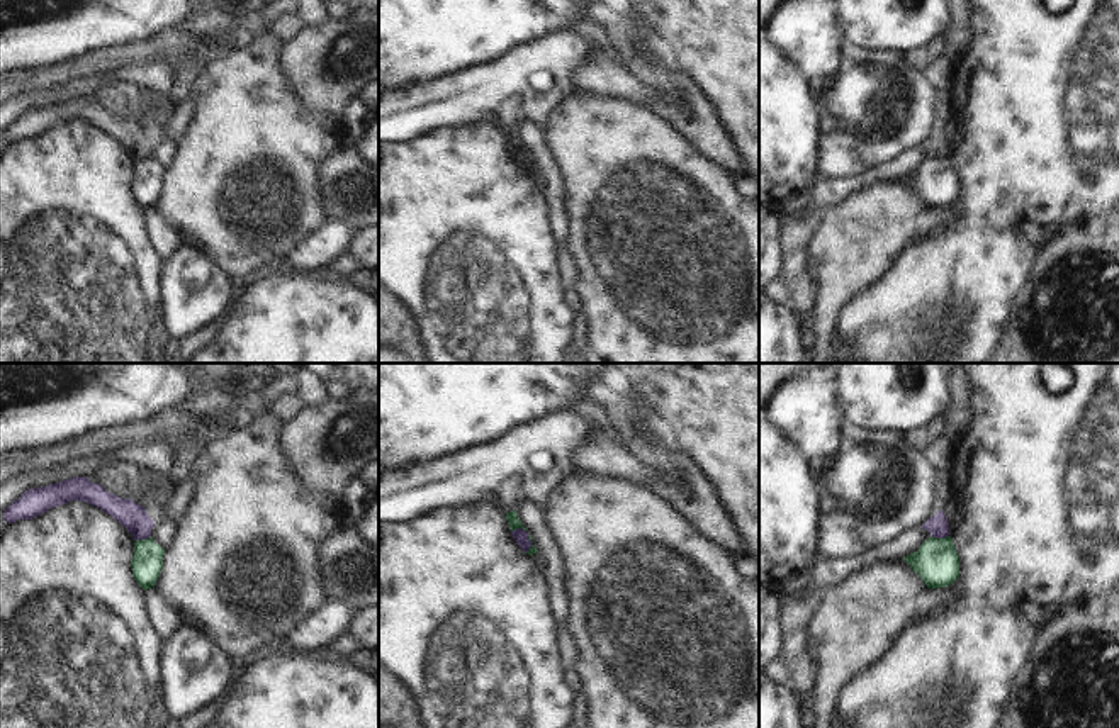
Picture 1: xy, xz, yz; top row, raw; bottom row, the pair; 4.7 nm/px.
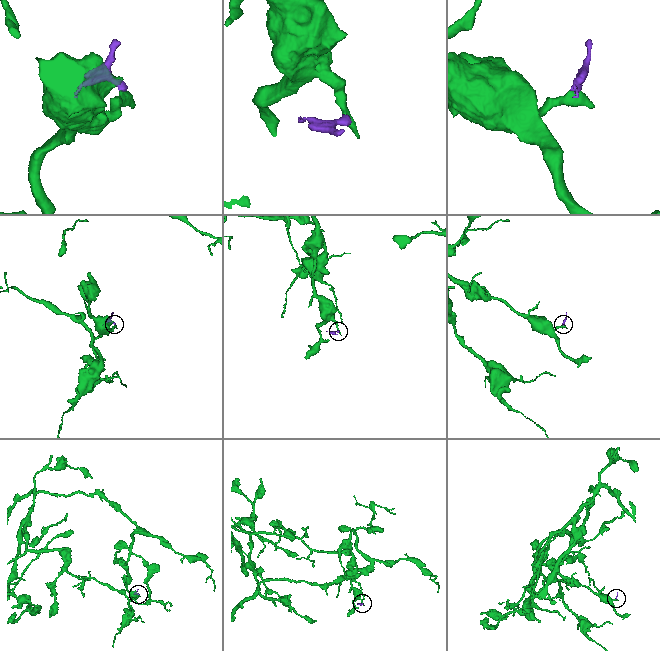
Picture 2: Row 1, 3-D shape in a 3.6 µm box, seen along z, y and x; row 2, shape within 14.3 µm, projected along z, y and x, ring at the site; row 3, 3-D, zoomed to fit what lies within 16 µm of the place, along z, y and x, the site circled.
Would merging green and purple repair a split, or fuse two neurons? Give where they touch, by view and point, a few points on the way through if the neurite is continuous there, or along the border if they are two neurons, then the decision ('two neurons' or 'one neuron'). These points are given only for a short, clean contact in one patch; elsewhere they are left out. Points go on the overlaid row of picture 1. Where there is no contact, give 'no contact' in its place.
contact yz (939, 538); border yz (931, 535), (948, 537); two neurons

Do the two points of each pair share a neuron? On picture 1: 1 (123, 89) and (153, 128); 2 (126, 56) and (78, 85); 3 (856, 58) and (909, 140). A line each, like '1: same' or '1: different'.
1: same
2: different
3: same

